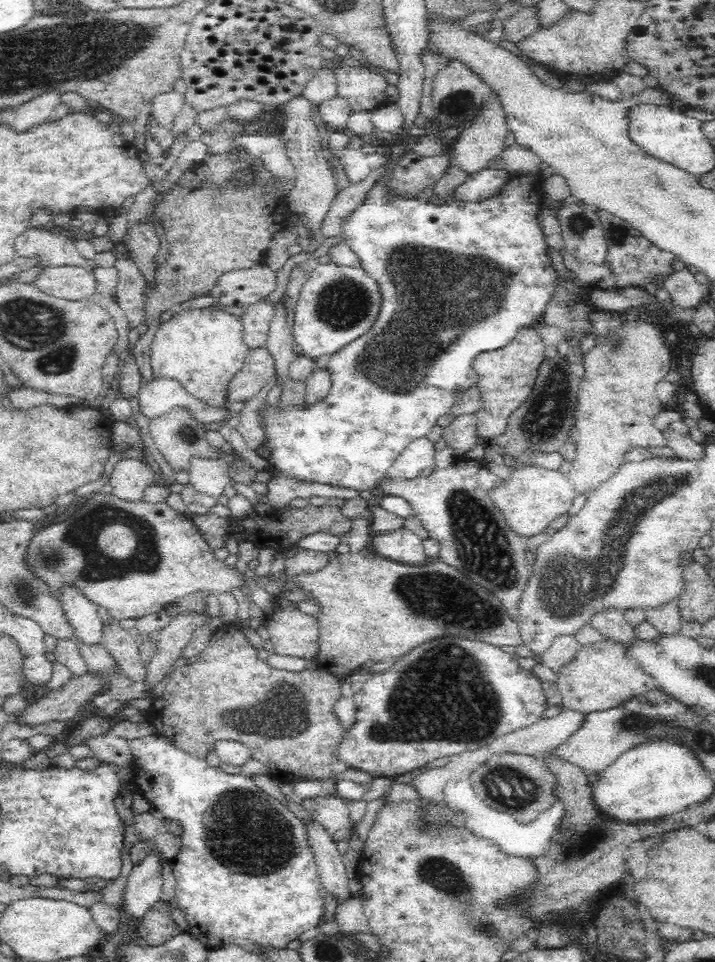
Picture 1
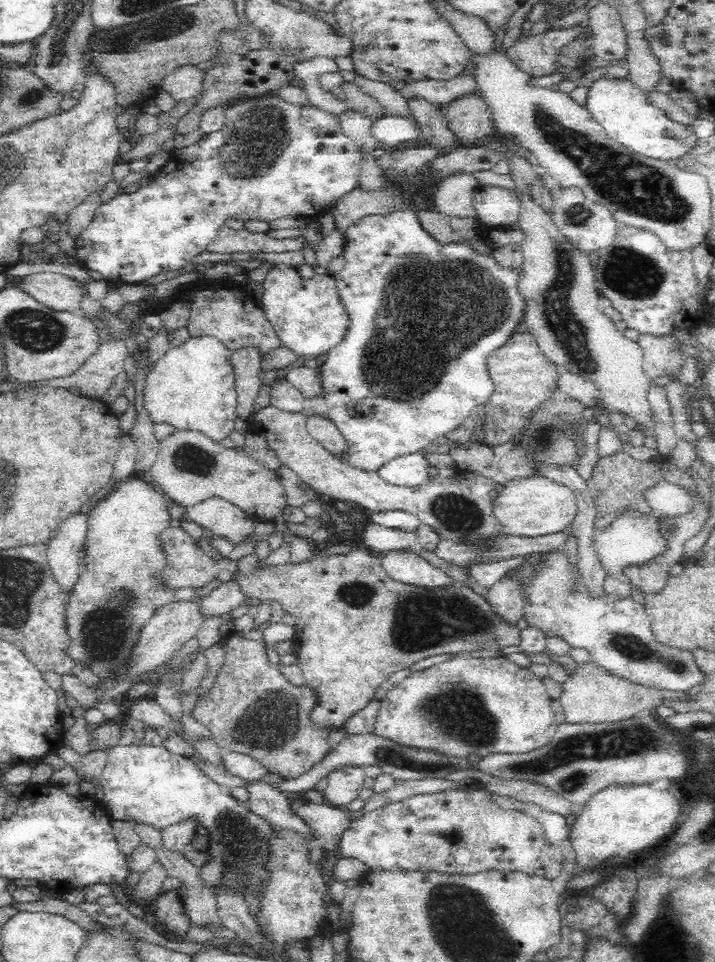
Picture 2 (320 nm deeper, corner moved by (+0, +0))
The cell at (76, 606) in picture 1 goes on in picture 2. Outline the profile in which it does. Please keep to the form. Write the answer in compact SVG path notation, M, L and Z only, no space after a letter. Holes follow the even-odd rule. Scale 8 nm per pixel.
M76 512L67 517L47 544L47 563L55 583L67 597L74 593L74 586L82 576L78 553L87 540L88 512Z

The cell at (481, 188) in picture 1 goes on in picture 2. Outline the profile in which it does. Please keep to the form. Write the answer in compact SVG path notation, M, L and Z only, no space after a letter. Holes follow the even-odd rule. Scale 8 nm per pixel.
M492 184L476 187L473 205L482 227L493 229L509 229L518 221L520 198L516 192Z

